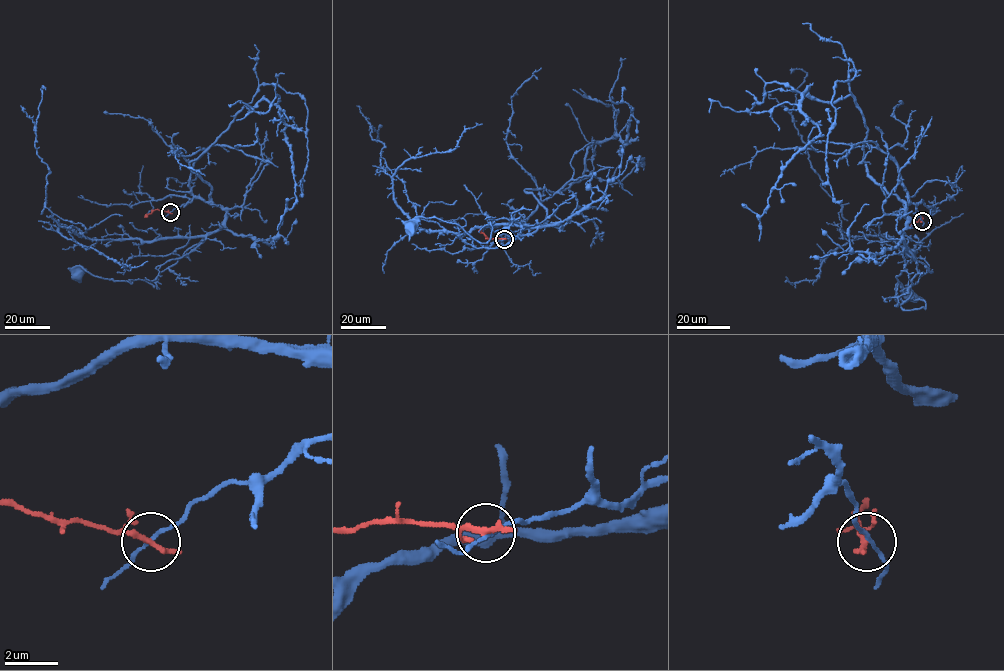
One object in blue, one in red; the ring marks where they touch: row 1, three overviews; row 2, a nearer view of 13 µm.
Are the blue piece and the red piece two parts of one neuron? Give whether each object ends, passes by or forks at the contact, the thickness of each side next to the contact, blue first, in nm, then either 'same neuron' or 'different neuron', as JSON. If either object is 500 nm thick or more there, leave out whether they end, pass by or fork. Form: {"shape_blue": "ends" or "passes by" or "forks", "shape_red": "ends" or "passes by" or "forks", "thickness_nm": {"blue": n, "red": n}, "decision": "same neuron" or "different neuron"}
{"shape_blue": "passes by", "shape_red": "passes by", "thickness_nm": {"blue": 110, "red": 200}, "decision": "different neuron"}

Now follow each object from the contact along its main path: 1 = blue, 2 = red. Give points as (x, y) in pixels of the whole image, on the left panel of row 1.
1: (169, 213), (199, 197), (219, 205), (226, 217), (160, 272), (159, 288), (85, 269), (78, 277)
2: (169, 213), (155, 209), (144, 217)

